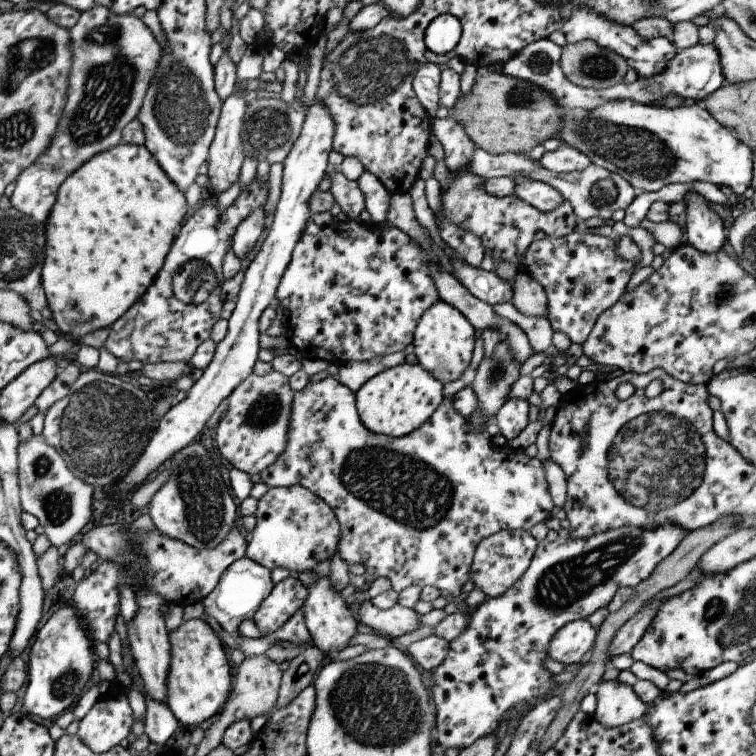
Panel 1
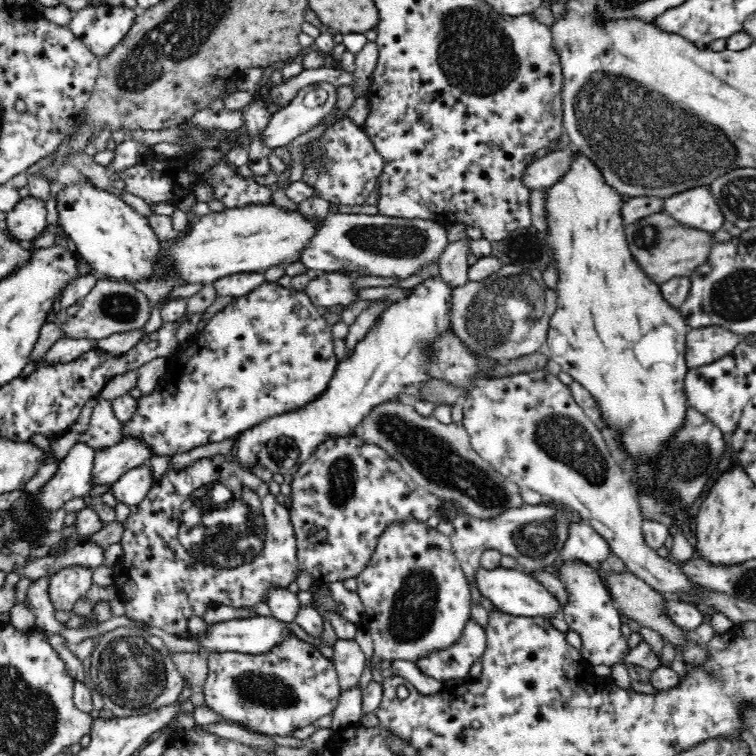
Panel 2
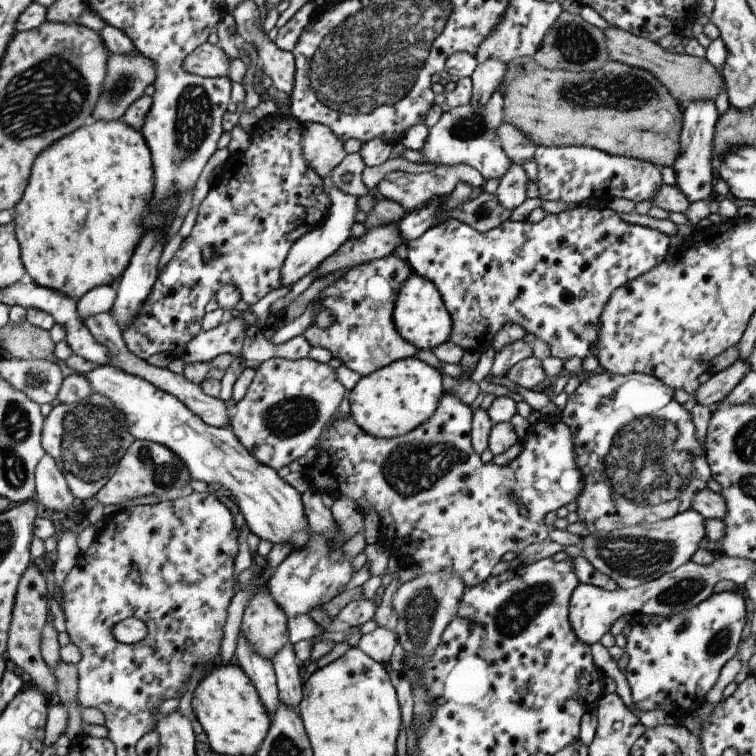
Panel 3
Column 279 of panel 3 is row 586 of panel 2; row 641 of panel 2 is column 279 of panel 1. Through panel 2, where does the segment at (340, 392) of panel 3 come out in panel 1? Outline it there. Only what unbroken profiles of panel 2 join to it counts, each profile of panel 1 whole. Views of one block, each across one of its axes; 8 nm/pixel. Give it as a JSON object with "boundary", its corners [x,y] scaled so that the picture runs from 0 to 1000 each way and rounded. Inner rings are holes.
{"boundary":[[[360,491],[352,497],[333,492],[302,525],[302,542],[284,566],[283,582],[291,599],[310,620],[344,627],[372,606],[381,587],[381,563],[389,521],[376,495]]]}

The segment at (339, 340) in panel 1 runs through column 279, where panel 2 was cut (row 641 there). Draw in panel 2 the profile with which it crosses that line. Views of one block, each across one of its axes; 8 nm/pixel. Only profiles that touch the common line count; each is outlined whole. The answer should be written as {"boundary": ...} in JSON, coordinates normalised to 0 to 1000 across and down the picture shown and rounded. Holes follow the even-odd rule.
{"boundary":[[[385,839],[352,865],[288,861],[275,864],[274,880],[274,896],[266,913],[275,938],[288,942],[304,956],[323,959],[325,964],[354,975],[381,975],[388,971],[388,966],[417,959],[423,950],[437,946],[447,935],[452,915],[443,877],[429,869],[421,854],[399,848]]]}

